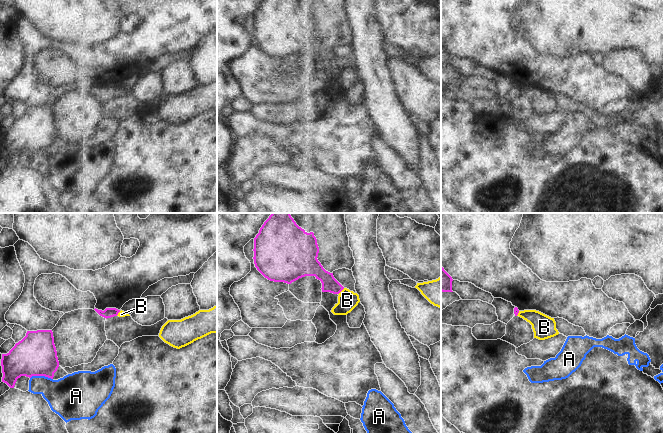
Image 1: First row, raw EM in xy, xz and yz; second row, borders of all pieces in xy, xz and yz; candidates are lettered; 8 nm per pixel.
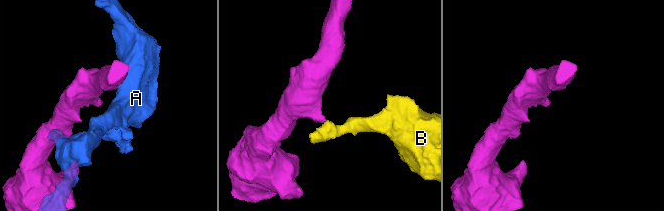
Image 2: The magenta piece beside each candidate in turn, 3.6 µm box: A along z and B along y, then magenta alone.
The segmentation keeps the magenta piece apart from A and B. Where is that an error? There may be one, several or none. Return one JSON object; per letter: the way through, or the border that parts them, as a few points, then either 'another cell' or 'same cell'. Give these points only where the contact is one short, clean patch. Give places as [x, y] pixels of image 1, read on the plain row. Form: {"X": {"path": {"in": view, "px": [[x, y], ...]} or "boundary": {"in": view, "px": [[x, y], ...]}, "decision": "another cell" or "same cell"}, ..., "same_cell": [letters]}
{"A": {"boundary": {"in": "xy", "px": [[30, 153], [47, 152], [52, 155]]}, "decision": "another cell"}, "B": {"boundary": {"in": "xz", "px": [[344, 64], [338, 70]]}, "decision": "another cell"}, "same_cell": []}

